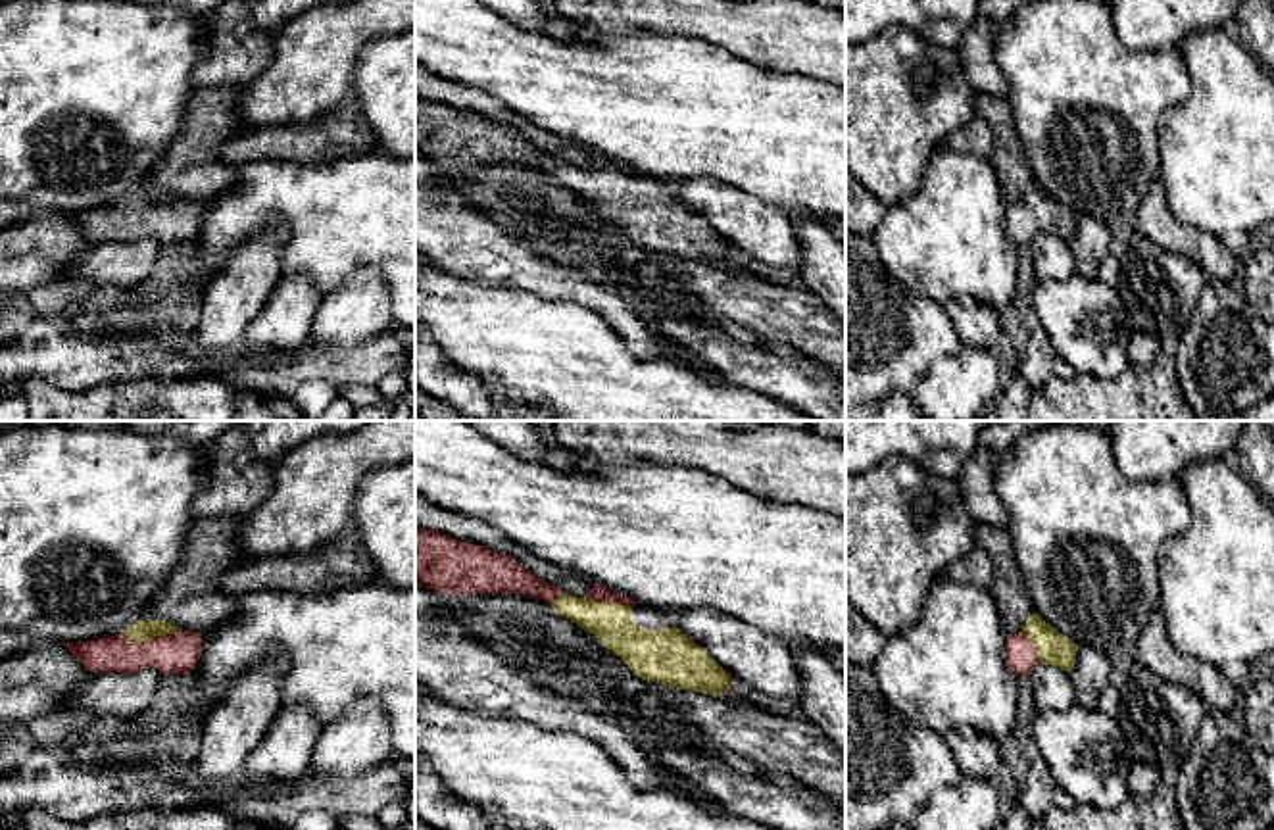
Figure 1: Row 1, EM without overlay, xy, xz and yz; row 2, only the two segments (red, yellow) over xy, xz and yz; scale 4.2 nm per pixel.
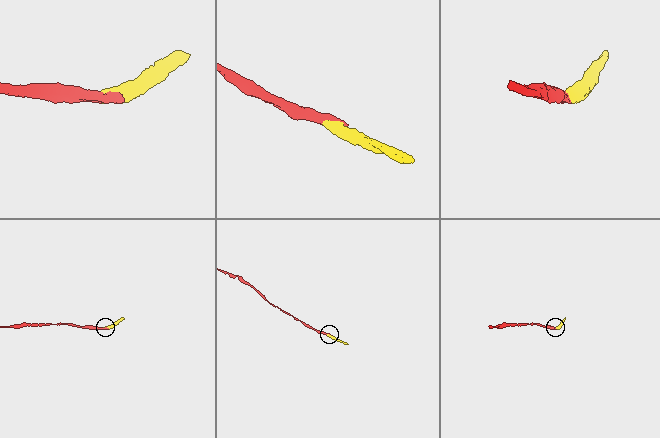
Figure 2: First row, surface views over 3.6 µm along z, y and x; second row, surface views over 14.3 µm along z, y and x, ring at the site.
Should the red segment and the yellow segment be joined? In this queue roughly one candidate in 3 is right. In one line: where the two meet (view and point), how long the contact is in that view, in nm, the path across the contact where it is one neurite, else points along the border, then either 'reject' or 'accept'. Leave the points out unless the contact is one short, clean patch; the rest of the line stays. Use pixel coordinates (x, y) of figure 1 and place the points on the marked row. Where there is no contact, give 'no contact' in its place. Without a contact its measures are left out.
meets red in xy at (152, 638); contact 240 nm long; runs through xy (171, 654), (152, 638), (143, 631); accept

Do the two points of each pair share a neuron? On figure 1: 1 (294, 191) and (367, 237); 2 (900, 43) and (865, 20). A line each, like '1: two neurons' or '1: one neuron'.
1: one neuron
2: two neurons

